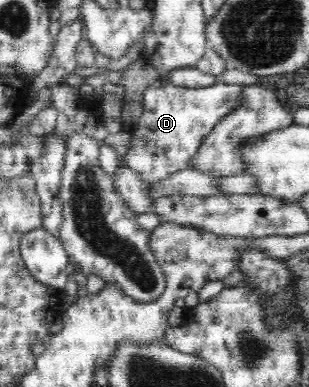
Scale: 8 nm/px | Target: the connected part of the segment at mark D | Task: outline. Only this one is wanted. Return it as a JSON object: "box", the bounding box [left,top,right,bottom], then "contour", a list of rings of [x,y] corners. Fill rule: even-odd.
{"box":[124,79,242,184],"contour":[[[165,79],[154,81],[144,91],[144,109],[131,130],[131,144],[124,155],[124,166],[138,172],[144,182],[156,184],[177,171],[188,169],[196,158],[204,138],[224,115],[230,115],[240,105],[242,84],[217,84],[186,88]]]}

